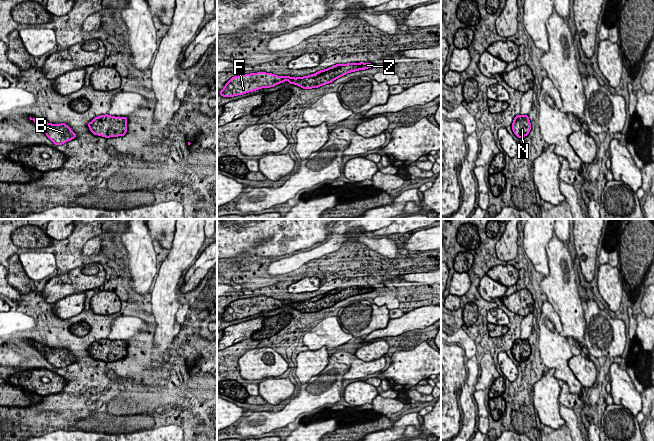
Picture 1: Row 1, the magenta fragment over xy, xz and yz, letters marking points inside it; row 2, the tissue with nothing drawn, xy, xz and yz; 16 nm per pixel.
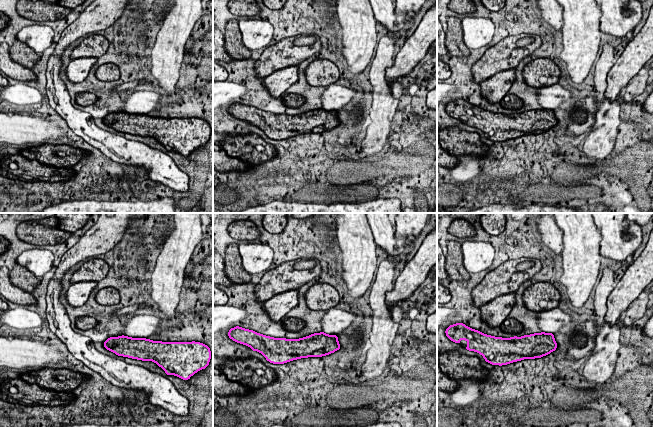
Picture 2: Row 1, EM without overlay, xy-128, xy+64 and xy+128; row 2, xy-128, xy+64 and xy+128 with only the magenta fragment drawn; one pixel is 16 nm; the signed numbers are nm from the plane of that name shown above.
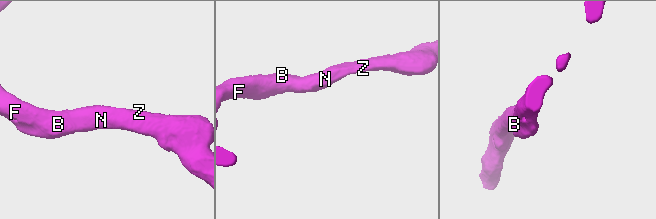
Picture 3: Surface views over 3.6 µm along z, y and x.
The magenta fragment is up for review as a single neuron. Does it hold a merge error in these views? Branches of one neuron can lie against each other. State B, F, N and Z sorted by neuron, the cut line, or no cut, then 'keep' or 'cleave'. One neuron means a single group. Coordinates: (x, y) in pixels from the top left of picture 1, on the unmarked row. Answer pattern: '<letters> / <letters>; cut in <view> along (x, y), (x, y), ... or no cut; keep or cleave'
B F N Z; no cut; keep

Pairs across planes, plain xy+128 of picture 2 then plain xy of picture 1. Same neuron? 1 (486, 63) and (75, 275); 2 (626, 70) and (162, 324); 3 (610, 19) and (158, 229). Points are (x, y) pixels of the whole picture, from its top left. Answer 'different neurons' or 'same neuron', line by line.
1: same neuron
2: different neurons
3: same neuron

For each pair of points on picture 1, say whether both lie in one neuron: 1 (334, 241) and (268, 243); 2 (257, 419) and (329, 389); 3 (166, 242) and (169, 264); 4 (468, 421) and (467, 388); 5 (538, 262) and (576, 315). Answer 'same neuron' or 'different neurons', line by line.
1: different neurons
2: same neuron
3: different neurons
4: same neuron
5: different neurons

